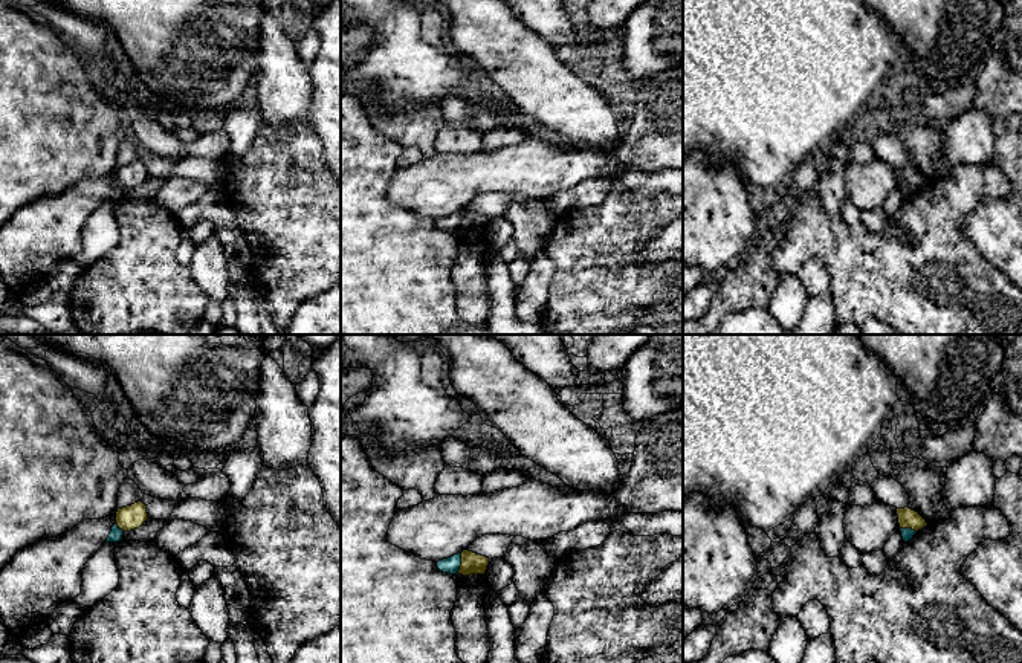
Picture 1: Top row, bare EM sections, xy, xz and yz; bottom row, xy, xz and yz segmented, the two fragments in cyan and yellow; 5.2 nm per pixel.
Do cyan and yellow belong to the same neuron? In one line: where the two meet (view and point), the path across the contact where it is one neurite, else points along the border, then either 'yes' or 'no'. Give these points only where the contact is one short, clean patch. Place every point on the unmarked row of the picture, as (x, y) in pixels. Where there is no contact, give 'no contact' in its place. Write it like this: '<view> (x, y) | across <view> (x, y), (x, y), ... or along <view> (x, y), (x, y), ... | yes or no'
xz (460, 222) | along xz (462, 211), (457, 231) | no

